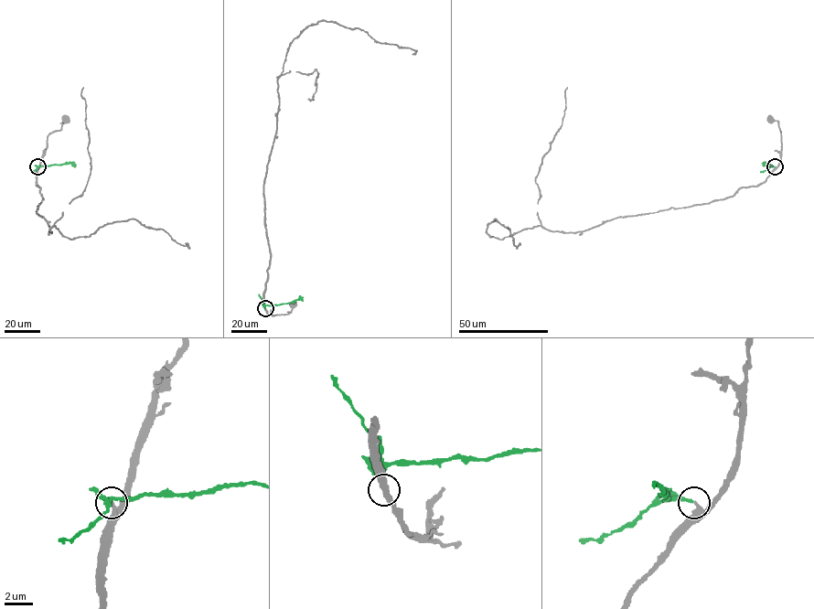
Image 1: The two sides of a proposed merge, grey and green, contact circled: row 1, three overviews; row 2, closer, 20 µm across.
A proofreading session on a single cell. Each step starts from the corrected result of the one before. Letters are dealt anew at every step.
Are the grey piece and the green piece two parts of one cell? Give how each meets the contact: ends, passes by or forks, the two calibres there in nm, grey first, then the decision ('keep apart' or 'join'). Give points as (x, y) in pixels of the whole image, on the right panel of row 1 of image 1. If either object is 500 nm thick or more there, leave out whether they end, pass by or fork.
grey ends there; green ends there; 320 nm thick on the grey side, 200 nm on the other; join

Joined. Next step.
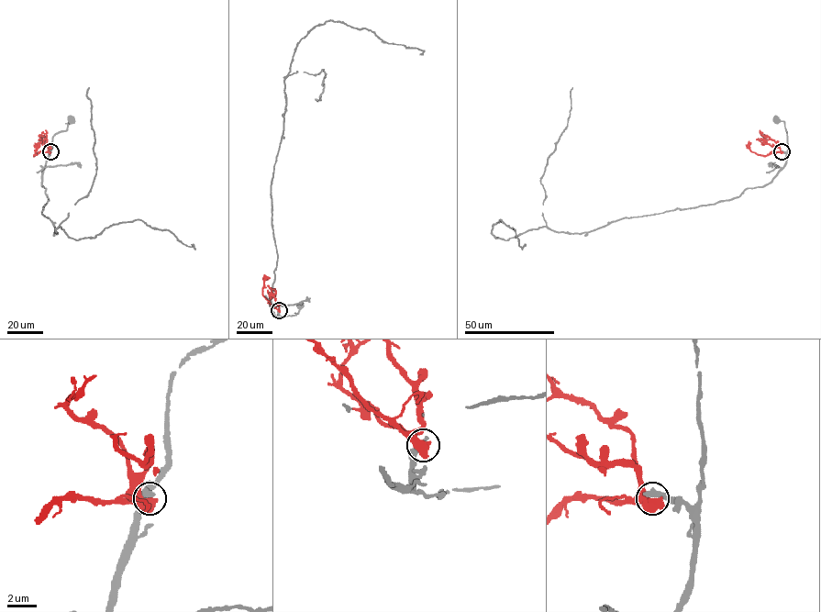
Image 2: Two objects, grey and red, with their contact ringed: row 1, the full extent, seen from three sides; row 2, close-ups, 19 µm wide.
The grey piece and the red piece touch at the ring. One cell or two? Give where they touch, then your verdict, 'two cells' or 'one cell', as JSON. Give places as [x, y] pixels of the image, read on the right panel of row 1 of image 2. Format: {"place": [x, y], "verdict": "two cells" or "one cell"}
{"place": [782, 151], "verdict": "two cells"}

